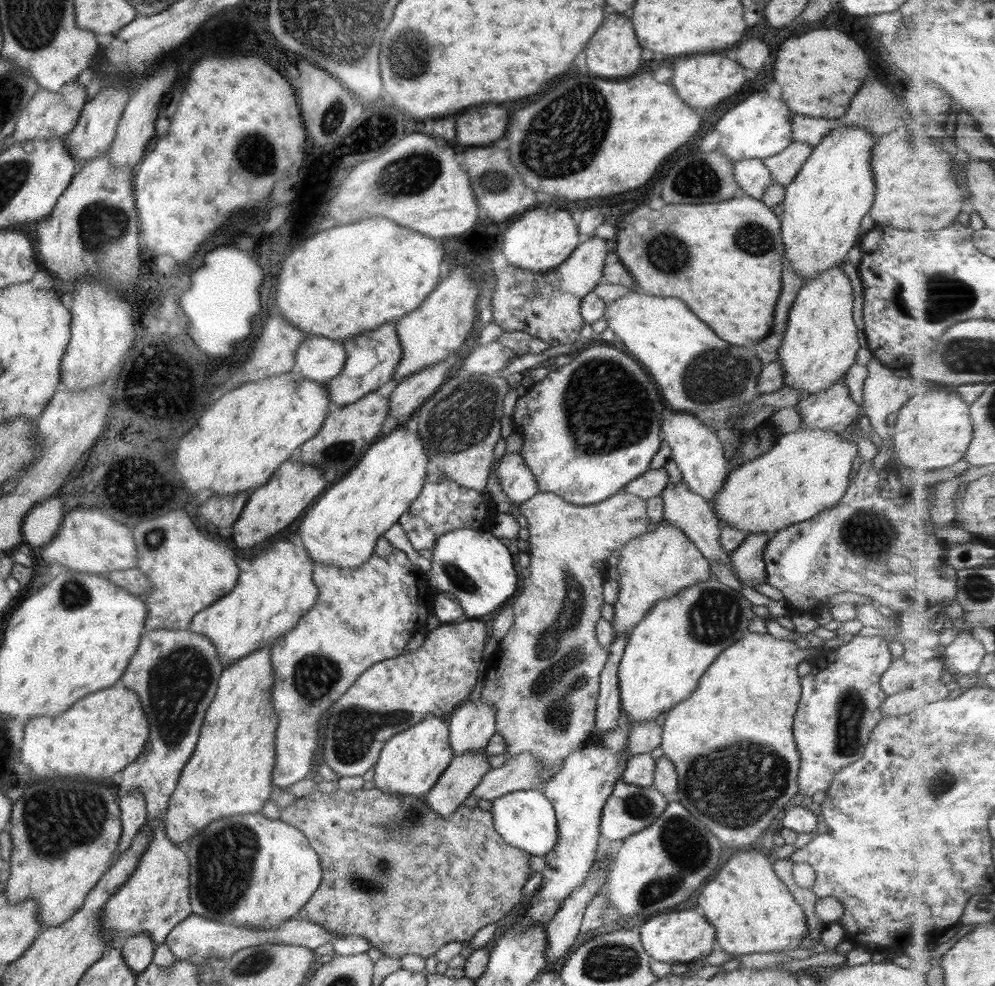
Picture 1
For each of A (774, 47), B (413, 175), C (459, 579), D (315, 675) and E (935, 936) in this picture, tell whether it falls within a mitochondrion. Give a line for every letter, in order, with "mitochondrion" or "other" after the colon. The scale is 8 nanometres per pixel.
A: other
B: mitochondrion
C: mitochondrion
D: mitochondrion
E: other

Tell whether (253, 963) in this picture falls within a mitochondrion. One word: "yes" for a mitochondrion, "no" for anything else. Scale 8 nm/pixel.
yes

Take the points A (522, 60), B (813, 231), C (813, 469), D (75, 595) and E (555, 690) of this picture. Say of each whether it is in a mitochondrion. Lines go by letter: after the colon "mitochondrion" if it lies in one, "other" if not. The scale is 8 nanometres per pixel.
A: other
B: other
C: other
D: mitochondrion
E: mitochondrion

